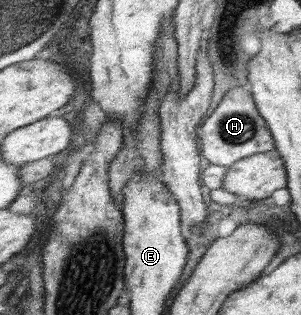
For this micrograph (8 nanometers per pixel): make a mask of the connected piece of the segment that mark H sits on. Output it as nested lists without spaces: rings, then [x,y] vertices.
[[[248,86],[235,87],[215,108],[213,114],[203,121],[199,129],[202,157],[210,164],[231,168],[246,157],[268,152],[276,148],[275,138],[271,134],[270,125],[259,113],[254,95]]]

